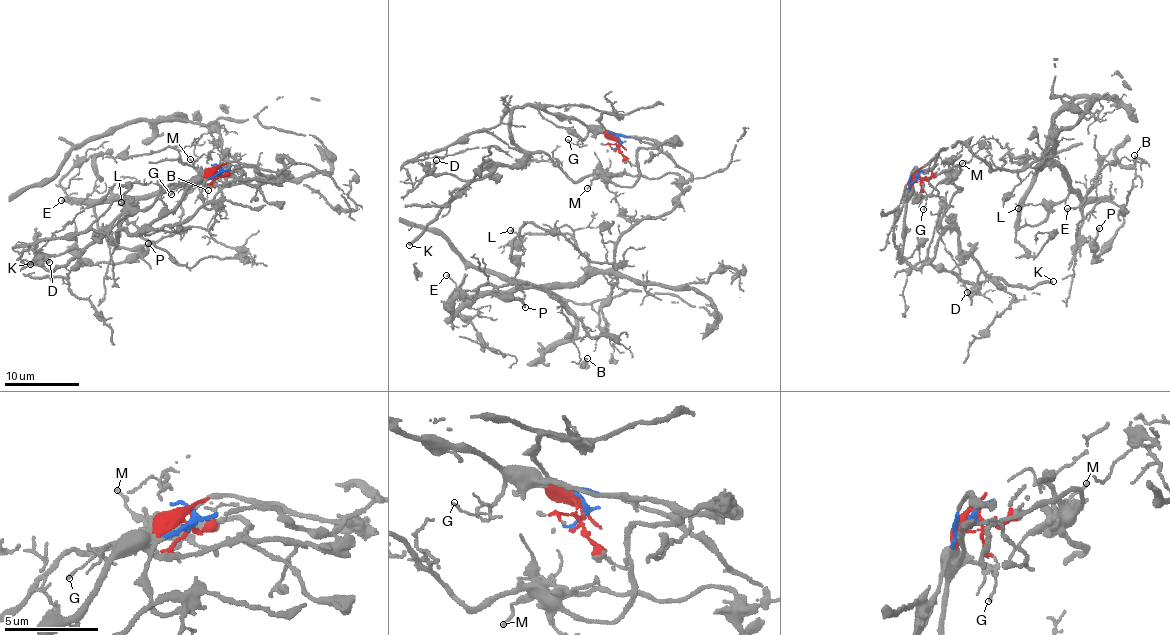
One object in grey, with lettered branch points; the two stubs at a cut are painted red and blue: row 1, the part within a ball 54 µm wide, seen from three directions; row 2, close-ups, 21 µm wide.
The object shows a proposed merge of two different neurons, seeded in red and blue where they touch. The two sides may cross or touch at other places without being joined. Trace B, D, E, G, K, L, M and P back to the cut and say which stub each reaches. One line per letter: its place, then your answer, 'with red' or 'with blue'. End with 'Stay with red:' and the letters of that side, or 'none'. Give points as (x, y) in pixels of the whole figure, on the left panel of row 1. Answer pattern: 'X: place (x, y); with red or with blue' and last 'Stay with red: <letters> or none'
B: place (208, 190); with blue
D: place (49, 262); with red
E: place (61, 200); with blue
G: place (171, 194); with red
K: place (30, 264); with red
L: place (121, 202); with blue
M: place (190, 159); with red
P: place (148, 243); with blue
Stay with red: D, G, K, M

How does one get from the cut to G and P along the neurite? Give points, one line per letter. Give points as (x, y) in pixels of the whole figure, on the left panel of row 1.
G: (220, 168), (185, 182), (170, 195)
P: (220, 168), (274, 176), (293, 160), (251, 185), (197, 176), (94, 207), (113, 243), (148, 253), (149, 243)

